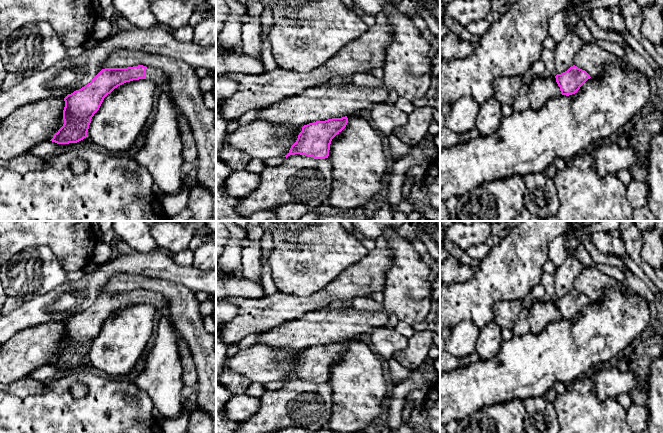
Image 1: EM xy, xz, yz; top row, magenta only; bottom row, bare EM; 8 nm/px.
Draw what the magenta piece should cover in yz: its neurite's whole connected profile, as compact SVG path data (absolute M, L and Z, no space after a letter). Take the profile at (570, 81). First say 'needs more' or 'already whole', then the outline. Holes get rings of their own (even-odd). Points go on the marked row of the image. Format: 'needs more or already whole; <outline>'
already whole; M571 66L567 71L555 76L562 95L575 94L580 87L590 79L590 75L577 66Z

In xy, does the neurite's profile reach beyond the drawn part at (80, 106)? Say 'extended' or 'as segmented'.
extended

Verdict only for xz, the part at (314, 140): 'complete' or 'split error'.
complete

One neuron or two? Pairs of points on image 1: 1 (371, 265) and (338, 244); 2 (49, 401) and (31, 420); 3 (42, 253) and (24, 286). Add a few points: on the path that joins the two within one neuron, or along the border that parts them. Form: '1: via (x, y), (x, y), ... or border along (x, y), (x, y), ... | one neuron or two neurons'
1: border along (369, 251), (360, 260), (347, 266), (341, 272) | two neurons
2: via (45, 406), (36, 415) | one neuron
3: via (34, 259), (33, 270), (26, 277) | one neuron

